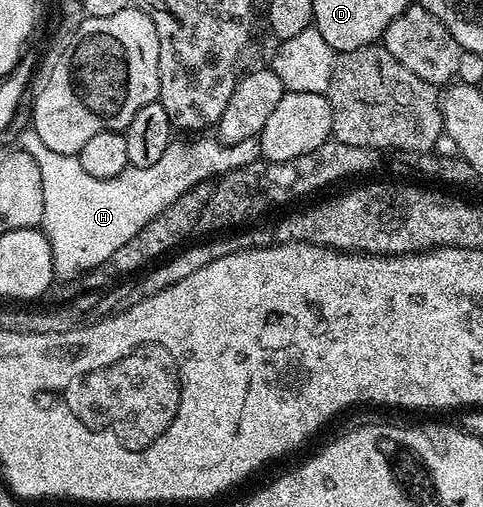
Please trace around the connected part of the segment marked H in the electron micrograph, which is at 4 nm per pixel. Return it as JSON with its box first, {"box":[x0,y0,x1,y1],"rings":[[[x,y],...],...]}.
{"box":[19,128,259,279],"rings":[[[28,128],[19,138],[20,148],[35,159],[41,176],[41,199],[43,209],[40,228],[43,230],[49,248],[51,269],[61,279],[78,278],[82,274],[102,266],[109,261],[123,243],[131,239],[137,231],[142,231],[149,220],[154,219],[164,208],[171,207],[185,192],[199,181],[208,181],[217,173],[224,175],[238,165],[246,165],[258,160],[259,145],[256,140],[242,141],[239,145],[226,145],[218,148],[218,153],[209,153],[205,145],[198,147],[194,153],[188,153],[177,139],[170,140],[161,158],[151,163],[151,167],[126,167],[114,177],[96,177],[87,175],[76,156],[68,153],[56,153],[37,138],[33,128]]]}

